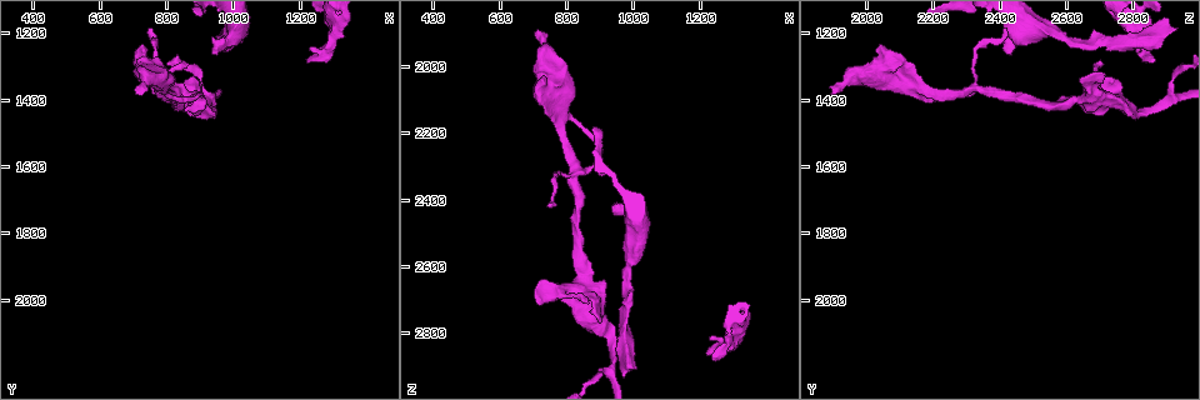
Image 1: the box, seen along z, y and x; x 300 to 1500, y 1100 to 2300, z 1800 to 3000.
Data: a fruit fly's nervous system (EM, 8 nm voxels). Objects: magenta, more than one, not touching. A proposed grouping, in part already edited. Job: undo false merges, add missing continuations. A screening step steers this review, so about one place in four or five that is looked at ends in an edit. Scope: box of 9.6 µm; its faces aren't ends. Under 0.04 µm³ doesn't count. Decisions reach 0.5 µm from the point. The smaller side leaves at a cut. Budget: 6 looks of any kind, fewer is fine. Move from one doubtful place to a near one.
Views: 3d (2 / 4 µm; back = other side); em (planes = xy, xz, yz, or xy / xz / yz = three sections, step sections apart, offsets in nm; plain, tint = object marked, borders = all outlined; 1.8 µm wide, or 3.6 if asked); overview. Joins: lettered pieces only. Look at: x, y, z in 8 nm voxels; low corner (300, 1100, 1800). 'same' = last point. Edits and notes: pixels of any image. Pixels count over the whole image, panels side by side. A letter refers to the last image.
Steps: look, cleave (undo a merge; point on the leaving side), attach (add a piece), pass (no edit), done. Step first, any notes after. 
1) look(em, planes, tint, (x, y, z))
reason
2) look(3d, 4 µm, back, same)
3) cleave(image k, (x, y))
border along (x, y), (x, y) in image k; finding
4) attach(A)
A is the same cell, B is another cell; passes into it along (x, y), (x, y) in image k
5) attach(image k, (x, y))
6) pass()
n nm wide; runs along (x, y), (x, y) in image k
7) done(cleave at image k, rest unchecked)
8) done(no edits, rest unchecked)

look(em, planes, borders, (930, 1220, 2420))
branch stops here

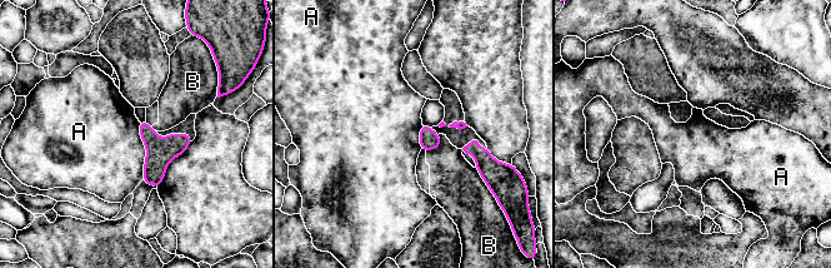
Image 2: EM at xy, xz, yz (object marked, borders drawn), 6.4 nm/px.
pass()
A touches over 380 nm; A and B are other cells; border along (138, 122), (145, 147), (143, 179) in image 2; no lettered piece goes on from it

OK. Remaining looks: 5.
look(em, xz, step 16, borders, (970, 1190, 2930))
end of a long branch

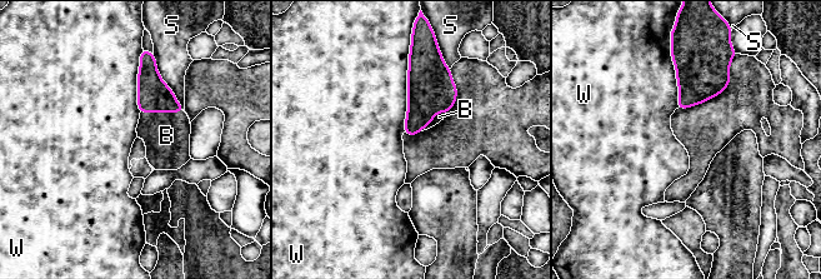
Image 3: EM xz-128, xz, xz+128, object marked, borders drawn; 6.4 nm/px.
attach(B)
160 nm wide; B is the same cell, S and W are other cells; passes into it along (154, 95), (161, 111), (166, 135) in image 3; it goes on there

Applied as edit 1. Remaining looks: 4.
look(overview)

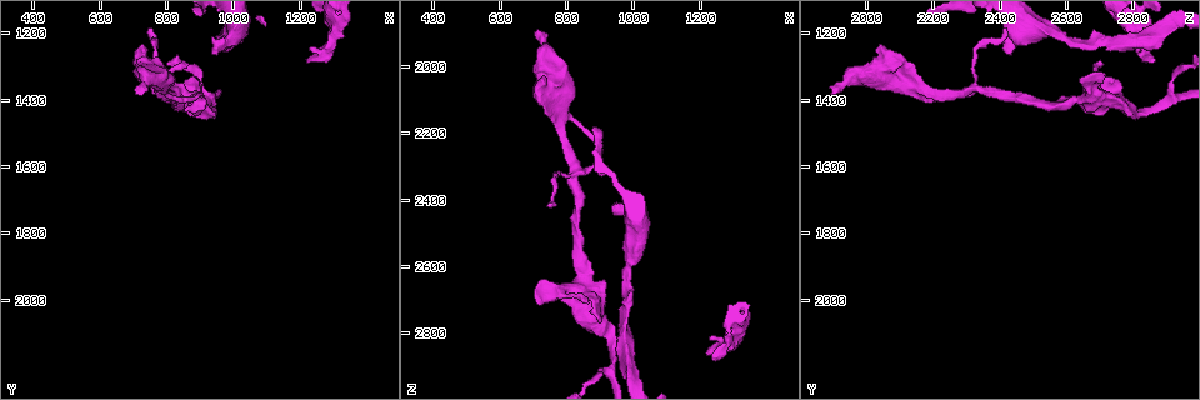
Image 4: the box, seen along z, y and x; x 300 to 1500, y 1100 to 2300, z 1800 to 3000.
look(em, xy, step 4, borders, (1220, 1280, 2860))
free end

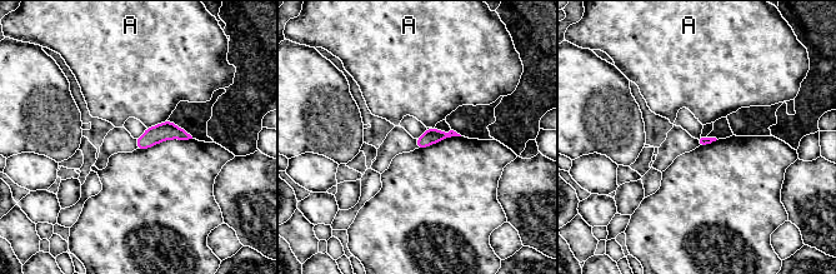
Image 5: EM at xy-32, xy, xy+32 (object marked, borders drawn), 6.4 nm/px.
pass()
A is another cell; no lettered piece goes on from it

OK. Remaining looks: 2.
done(attach at image 3, rest unchecked)

